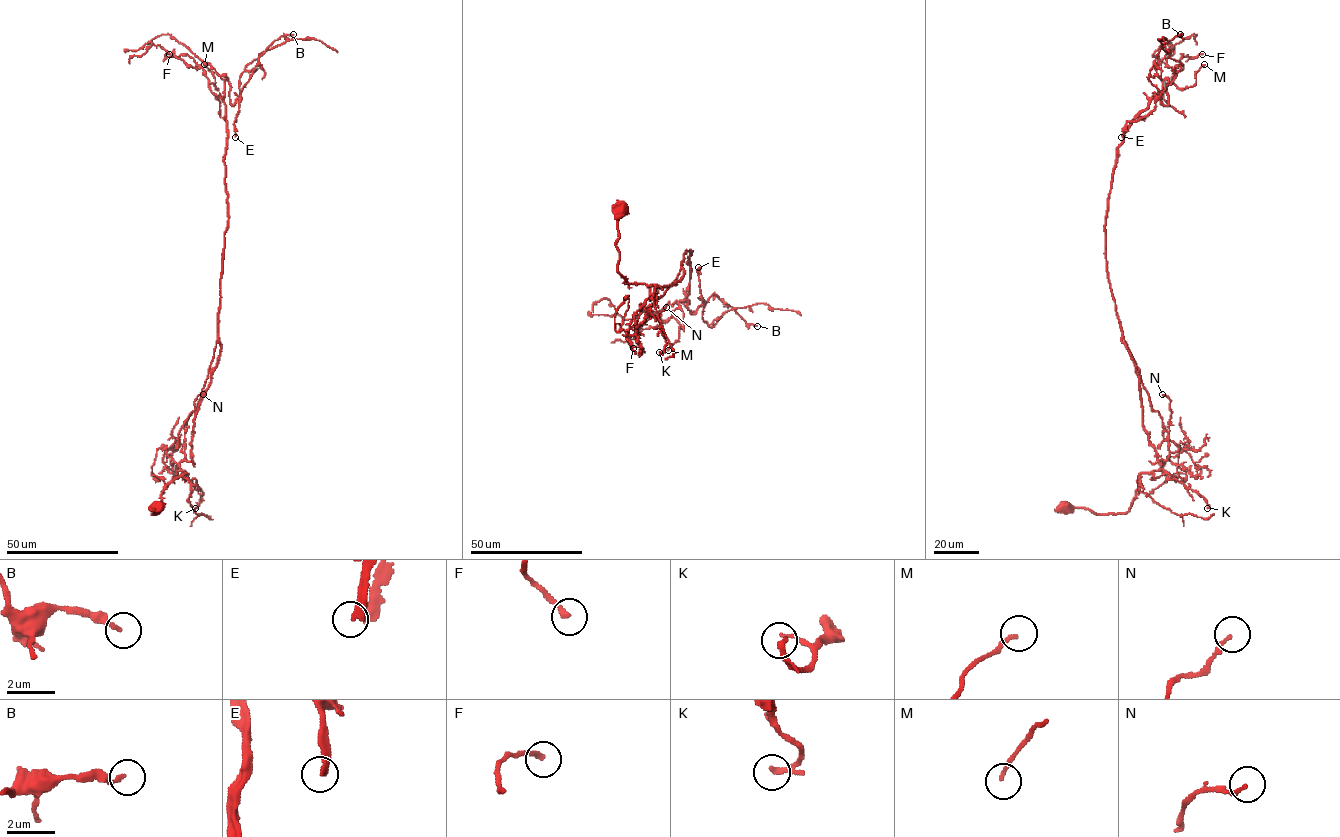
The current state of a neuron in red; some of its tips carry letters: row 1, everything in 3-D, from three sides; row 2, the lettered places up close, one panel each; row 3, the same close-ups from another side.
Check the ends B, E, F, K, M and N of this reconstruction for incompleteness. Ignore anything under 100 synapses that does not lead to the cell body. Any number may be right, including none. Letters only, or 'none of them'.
E

